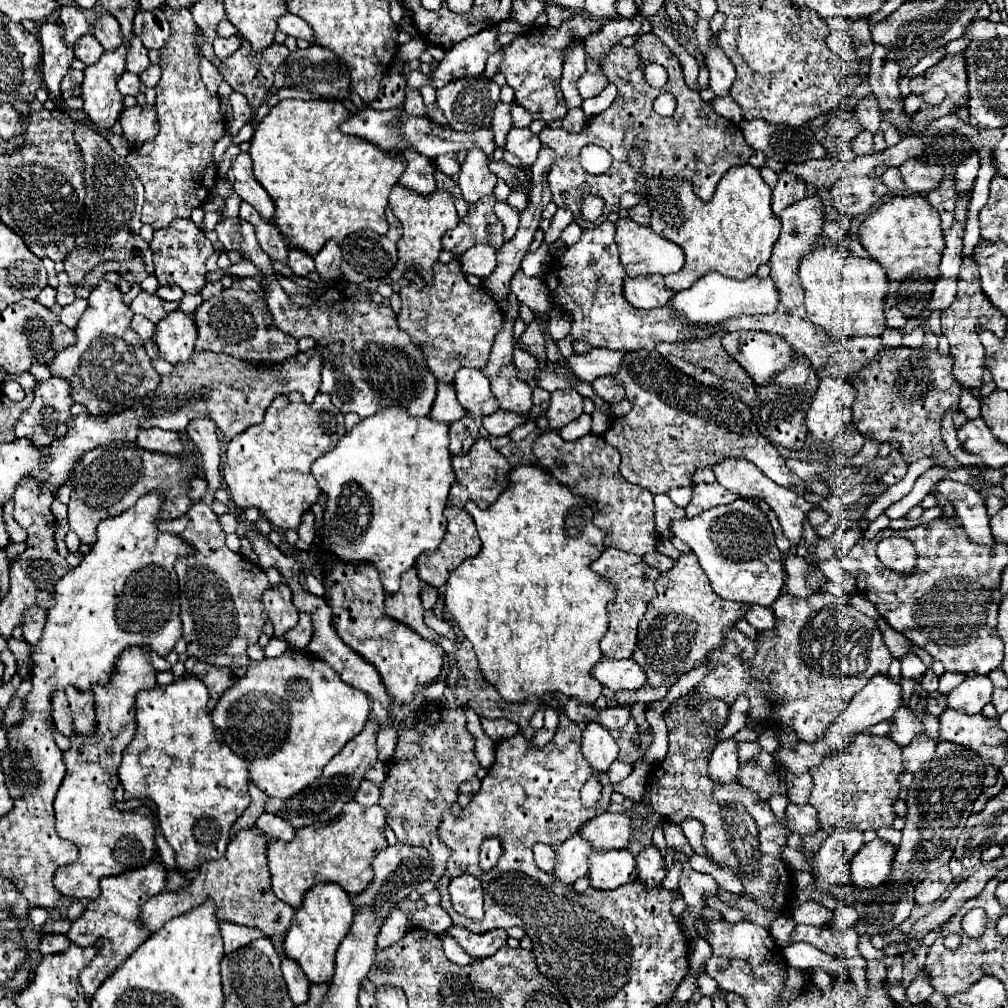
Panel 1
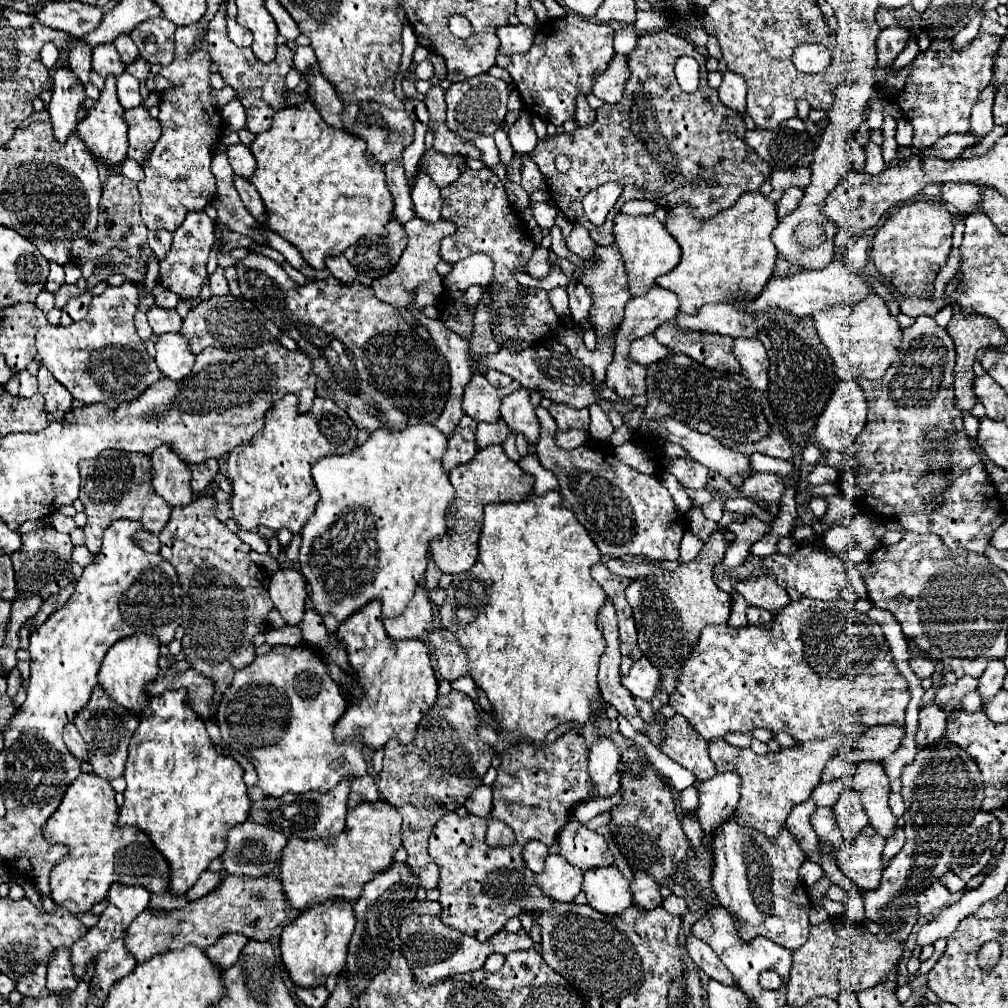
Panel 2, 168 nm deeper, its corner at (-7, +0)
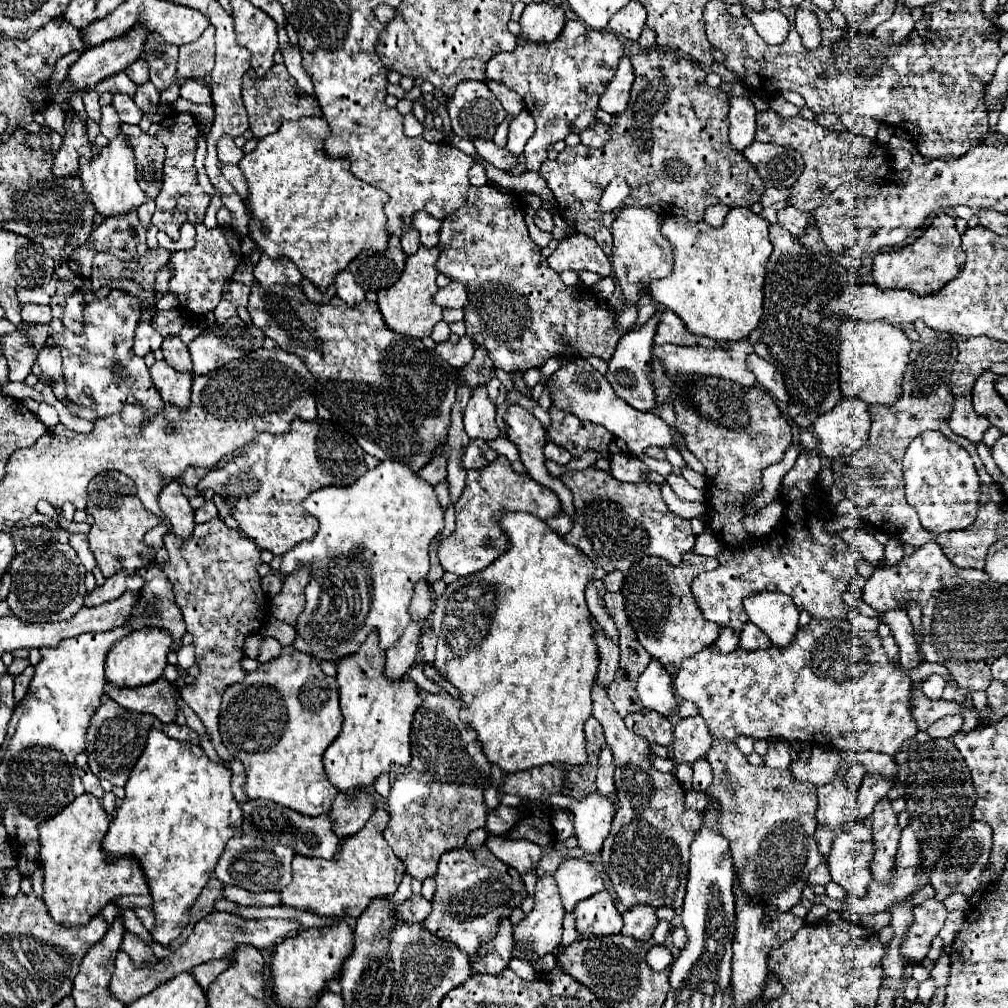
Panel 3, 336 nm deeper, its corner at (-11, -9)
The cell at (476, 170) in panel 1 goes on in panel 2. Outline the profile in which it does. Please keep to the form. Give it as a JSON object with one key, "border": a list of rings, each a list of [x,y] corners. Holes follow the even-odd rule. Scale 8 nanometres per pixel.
{"border":[[[476,136],[472,142],[474,142],[476,148],[480,148],[480,152],[482,152],[482,156],[484,156],[484,164],[486,164],[488,168],[500,162],[500,158],[498,158],[498,148],[496,148],[492,136]]]}

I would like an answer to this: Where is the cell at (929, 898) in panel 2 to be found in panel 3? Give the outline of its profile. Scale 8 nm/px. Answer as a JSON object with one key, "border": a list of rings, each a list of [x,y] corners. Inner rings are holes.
{"border":[[[934,897],[926,899],[914,909],[914,925],[908,933],[908,939],[904,941],[904,955],[908,955],[908,961],[920,963],[926,957],[932,937],[936,937],[944,925],[946,913],[948,911],[944,903],[936,901]]]}

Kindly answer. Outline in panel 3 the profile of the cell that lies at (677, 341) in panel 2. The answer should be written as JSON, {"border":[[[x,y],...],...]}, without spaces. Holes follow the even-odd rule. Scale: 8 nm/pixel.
{"border":[[[666,309],[666,313],[660,319],[660,325],[656,329],[654,335],[654,343],[656,345],[666,345],[666,343],[674,343],[674,345],[706,345],[706,347],[724,347],[720,341],[704,337],[704,335],[694,335],[688,331],[688,327],[684,327],[684,321],[678,315],[672,315],[672,311]]]}

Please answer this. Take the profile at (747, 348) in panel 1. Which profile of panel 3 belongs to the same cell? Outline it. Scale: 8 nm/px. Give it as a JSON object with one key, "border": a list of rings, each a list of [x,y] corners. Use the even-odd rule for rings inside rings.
{"border":[[[750,353],[746,357],[746,367],[750,373],[754,373],[758,387],[762,387],[764,391],[770,391],[774,395],[774,399],[786,403],[788,393],[784,393],[784,381],[778,377],[776,369],[768,361],[760,359],[756,353]]]}

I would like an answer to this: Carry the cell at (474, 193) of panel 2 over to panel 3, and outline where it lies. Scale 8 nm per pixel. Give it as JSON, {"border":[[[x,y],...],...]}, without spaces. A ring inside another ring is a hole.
{"border":[[[490,183],[470,187],[466,203],[442,221],[440,245],[442,253],[436,261],[436,269],[452,281],[468,287],[468,303],[464,305],[466,331],[478,347],[488,351],[496,369],[506,373],[526,371],[532,367],[542,367],[552,355],[584,359],[596,355],[604,361],[612,357],[612,351],[620,339],[620,335],[612,331],[616,309],[606,305],[606,301],[590,289],[566,287],[560,275],[548,267],[546,257],[540,255],[540,247],[528,235],[524,223],[524,203],[518,195],[500,191]]]}

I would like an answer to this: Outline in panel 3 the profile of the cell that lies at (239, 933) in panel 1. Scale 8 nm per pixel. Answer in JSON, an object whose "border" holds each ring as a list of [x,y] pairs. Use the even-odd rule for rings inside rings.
{"border":[[[226,957],[226,959],[214,959],[214,961],[208,961],[208,963],[202,963],[202,965],[194,967],[192,973],[194,973],[196,981],[200,983],[200,987],[206,991],[210,987],[210,983],[216,981],[216,977],[220,975],[220,971],[224,971],[224,969],[230,967],[230,963],[232,963],[230,957]]]}

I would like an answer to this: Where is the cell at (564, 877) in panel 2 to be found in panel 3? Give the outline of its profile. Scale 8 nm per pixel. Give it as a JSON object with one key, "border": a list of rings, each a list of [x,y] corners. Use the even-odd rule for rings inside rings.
{"border":[[[544,873],[536,881],[534,909],[518,923],[514,929],[514,939],[532,939],[536,955],[552,953],[562,939],[564,915],[554,873]]]}

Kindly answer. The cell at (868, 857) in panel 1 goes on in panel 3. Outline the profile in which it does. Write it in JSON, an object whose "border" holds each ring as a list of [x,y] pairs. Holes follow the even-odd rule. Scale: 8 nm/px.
{"border":[[[840,831],[840,835],[836,835],[832,843],[826,863],[830,867],[834,883],[842,885],[852,897],[864,897],[872,881],[870,871],[872,859],[874,859],[872,843],[858,843],[852,839],[850,833]]]}

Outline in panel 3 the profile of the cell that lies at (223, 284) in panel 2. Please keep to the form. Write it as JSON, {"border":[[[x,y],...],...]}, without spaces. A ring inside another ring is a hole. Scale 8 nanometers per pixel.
{"border":[[[222,295],[222,299],[220,299],[220,303],[218,303],[218,307],[216,307],[214,313],[216,313],[216,321],[224,323],[228,317],[236,315],[236,305],[232,301],[224,299],[224,295]]]}

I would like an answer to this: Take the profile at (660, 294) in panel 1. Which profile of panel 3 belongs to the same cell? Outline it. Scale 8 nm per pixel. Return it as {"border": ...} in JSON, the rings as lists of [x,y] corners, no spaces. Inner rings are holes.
{"border":[[[656,311],[648,323],[644,323],[640,329],[636,329],[634,333],[624,335],[618,341],[616,351],[614,351],[614,355],[608,363],[608,371],[606,371],[606,379],[614,387],[616,395],[620,399],[624,399],[628,405],[632,405],[634,409],[640,409],[640,411],[650,411],[656,403],[654,383],[652,383],[652,377],[650,377],[650,371],[652,371],[652,345],[654,345],[652,339],[654,339],[654,333],[656,333],[656,327],[660,323],[662,313],[664,311]]]}

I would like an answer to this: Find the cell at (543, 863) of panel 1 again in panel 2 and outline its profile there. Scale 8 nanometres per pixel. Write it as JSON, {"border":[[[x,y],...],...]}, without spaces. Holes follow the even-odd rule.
{"border":[[[534,840],[534,842],[528,842],[522,850],[522,858],[526,862],[526,866],[534,872],[540,872],[544,868],[544,858],[548,856],[548,846]]]}

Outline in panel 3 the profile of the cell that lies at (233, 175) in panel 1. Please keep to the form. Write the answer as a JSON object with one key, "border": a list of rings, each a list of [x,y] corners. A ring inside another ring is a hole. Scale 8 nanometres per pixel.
{"border":[[[224,137],[220,139],[218,143],[218,159],[224,161],[224,163],[230,163],[230,165],[238,165],[244,157],[244,151],[238,149],[232,141],[232,137]]]}

